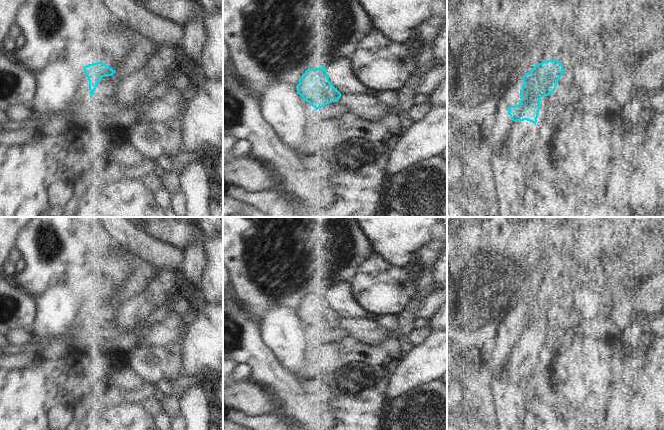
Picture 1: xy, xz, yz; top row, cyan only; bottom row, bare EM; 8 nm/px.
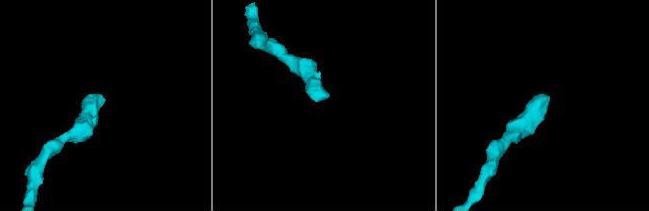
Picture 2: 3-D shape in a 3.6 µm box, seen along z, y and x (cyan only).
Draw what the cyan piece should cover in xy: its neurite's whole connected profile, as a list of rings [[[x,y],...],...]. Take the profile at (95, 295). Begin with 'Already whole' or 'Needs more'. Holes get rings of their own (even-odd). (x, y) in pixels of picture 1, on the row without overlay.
Needs more. [[[113,249],[101,285],[83,291],[89,305],[91,322],[99,305],[105,300],[113,300],[139,264],[137,257],[130,252]]]

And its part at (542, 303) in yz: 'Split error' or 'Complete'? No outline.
Split error

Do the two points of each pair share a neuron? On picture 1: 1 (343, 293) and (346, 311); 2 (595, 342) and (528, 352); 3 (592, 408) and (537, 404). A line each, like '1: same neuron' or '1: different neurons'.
1: same neuron
2: different neurons
3: different neurons

